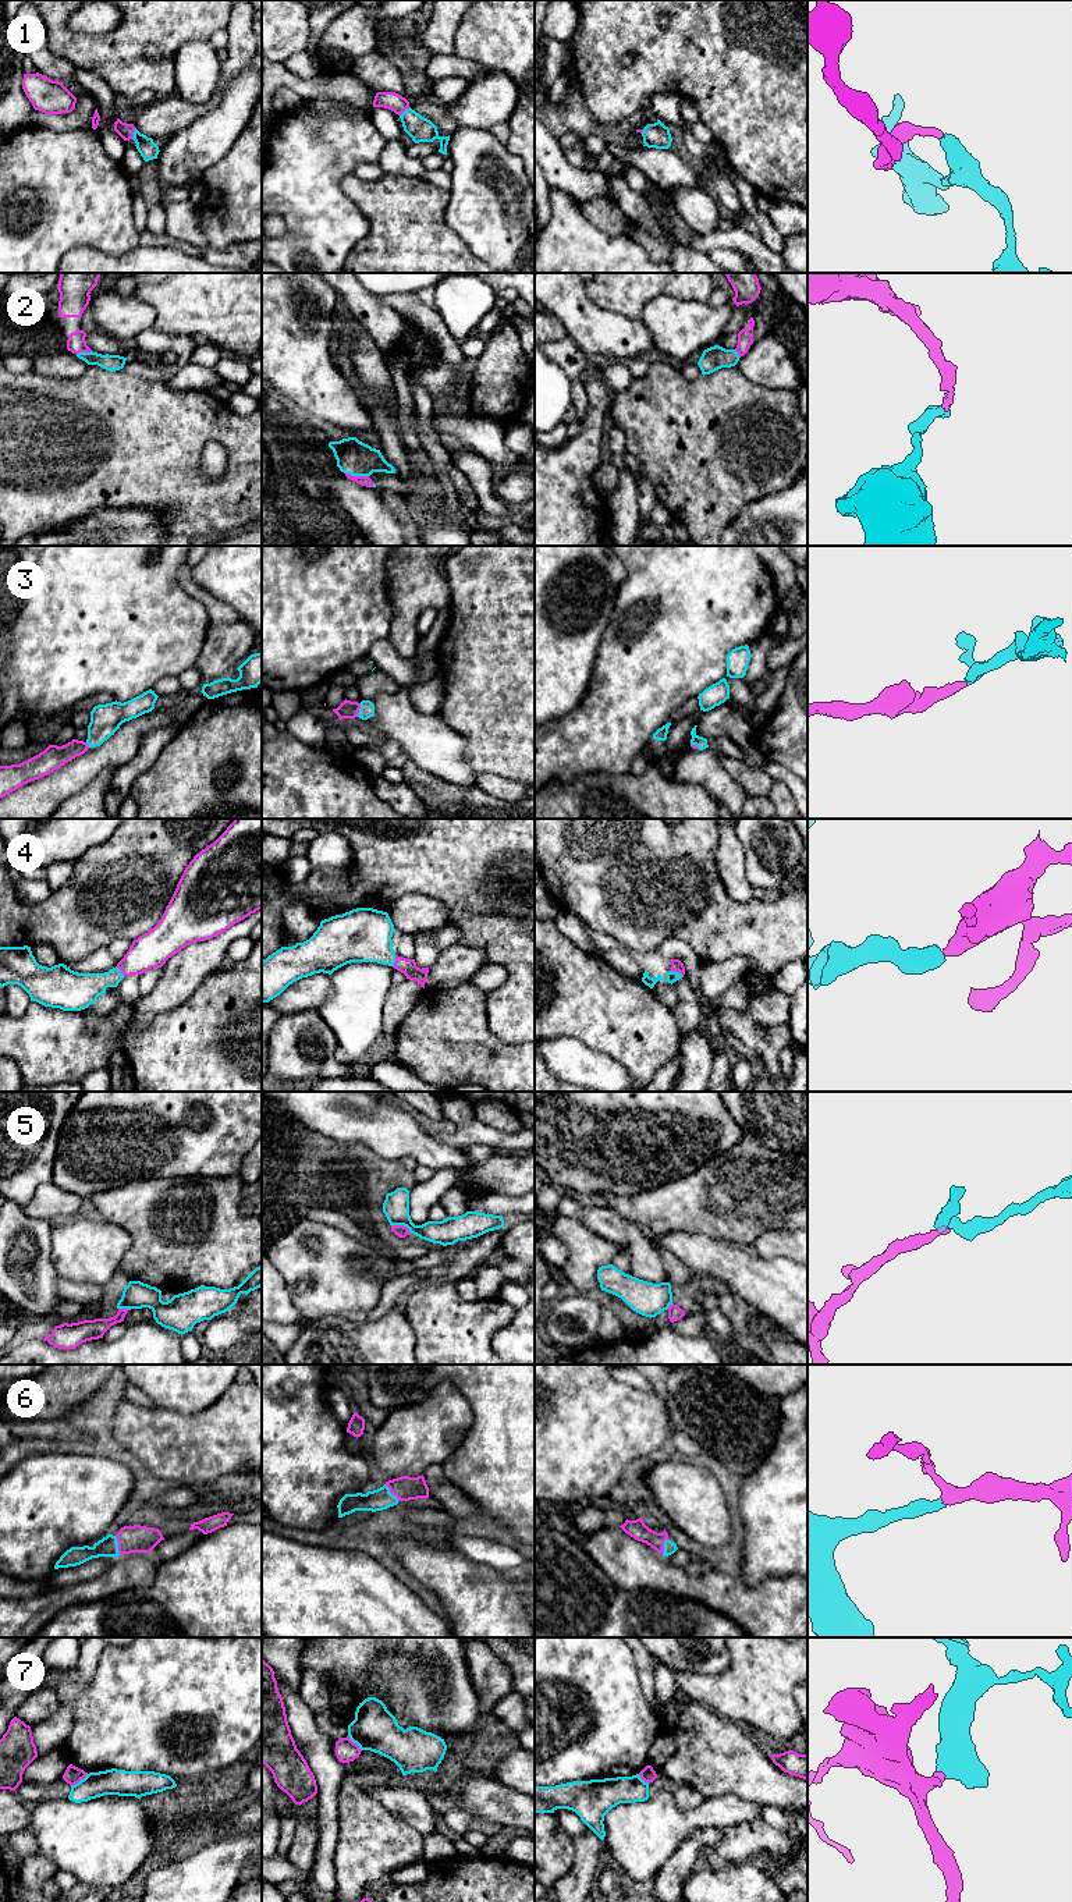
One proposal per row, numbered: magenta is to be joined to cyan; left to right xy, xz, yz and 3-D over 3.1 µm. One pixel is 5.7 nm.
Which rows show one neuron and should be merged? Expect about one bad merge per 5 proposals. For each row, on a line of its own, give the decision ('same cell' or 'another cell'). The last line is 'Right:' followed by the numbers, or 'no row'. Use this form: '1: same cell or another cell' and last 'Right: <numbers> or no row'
1: same cell
2: same cell
3: same cell
4: same cell
5: another cell
6: same cell
7: another cell
Right: 1, 2, 3, 4, 6

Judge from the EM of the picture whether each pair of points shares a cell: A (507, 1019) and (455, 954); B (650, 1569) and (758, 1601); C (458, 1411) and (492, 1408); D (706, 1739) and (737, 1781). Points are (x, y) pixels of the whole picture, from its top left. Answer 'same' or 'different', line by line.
A: different
B: same
C: different
D: same

